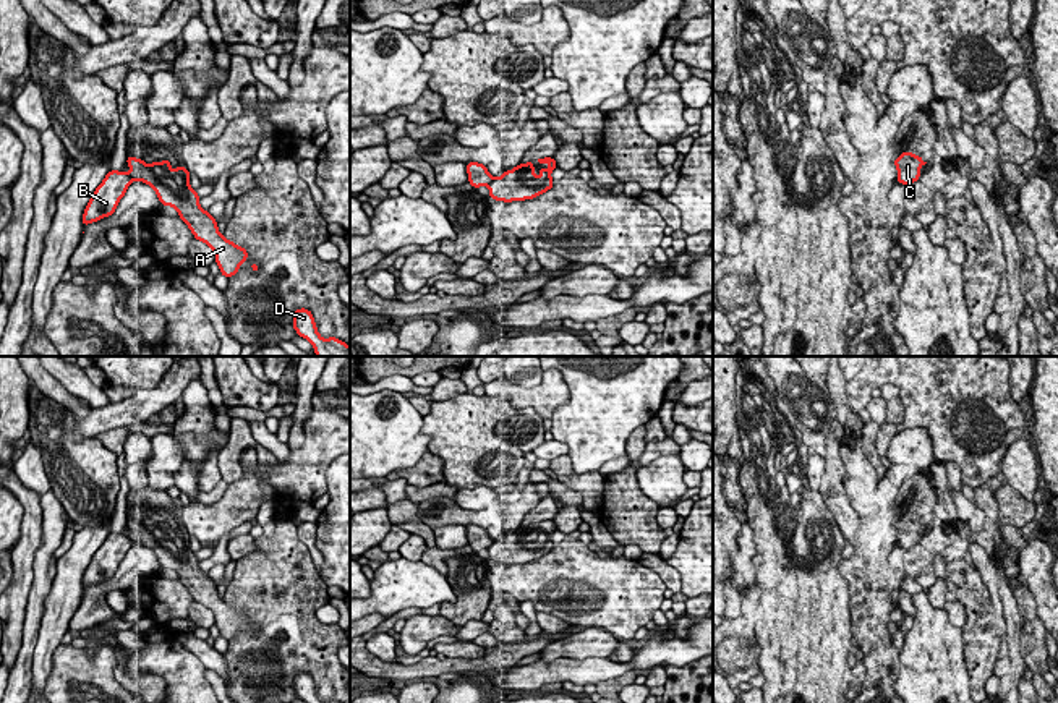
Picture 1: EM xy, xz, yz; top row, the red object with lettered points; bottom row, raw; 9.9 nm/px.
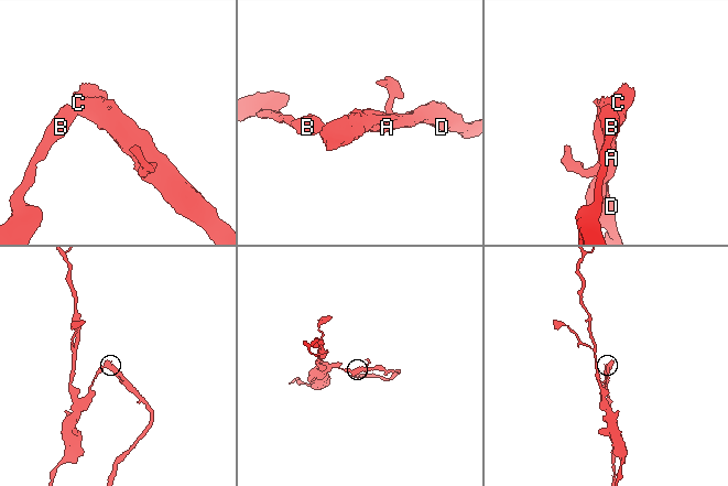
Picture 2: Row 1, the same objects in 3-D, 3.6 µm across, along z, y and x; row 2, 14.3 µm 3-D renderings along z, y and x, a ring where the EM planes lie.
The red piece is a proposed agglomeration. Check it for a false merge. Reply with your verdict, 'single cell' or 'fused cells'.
fused cells

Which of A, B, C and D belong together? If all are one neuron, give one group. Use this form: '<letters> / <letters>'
A C D / B

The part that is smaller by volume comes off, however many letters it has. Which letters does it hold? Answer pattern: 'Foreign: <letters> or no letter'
Foreign: A, C, D

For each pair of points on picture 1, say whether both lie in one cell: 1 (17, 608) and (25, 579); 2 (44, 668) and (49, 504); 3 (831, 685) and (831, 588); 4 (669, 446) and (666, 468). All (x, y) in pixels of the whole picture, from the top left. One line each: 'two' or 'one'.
1: one
2: two
3: one
4: two

